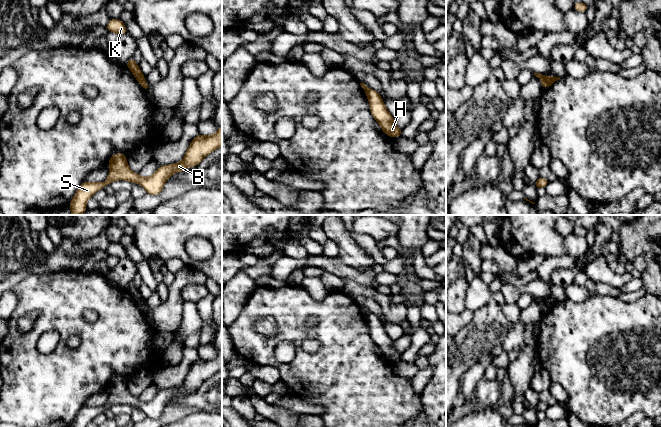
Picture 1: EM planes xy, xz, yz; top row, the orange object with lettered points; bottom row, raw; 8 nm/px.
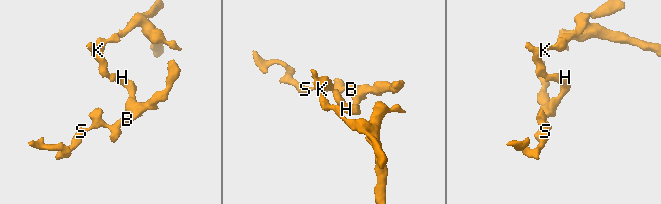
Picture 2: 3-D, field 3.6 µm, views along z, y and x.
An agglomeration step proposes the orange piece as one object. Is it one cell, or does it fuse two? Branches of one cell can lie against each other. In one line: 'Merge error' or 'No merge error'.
Merge error

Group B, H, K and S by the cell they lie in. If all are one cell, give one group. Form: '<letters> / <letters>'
B H S / K

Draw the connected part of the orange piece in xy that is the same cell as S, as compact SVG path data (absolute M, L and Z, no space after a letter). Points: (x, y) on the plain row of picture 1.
M222 350L213 359L197 359L191 365L182 385L158 391L150 401L141 401L138 397L132 396L128 390L126 379L115 377L107 386L110 390L107 404L101 407L84 405L70 427L86 427L95 416L117 404L127 404L130 407L137 406L146 414L146 417L159 419L170 400L175 396L185 395L187 391L195 391L205 380L219 371L222 371Z

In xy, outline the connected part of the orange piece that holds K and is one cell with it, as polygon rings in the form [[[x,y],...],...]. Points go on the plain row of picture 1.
[[[110,243],[106,252],[109,256],[115,256],[120,260],[127,257],[126,250],[120,243]]]

